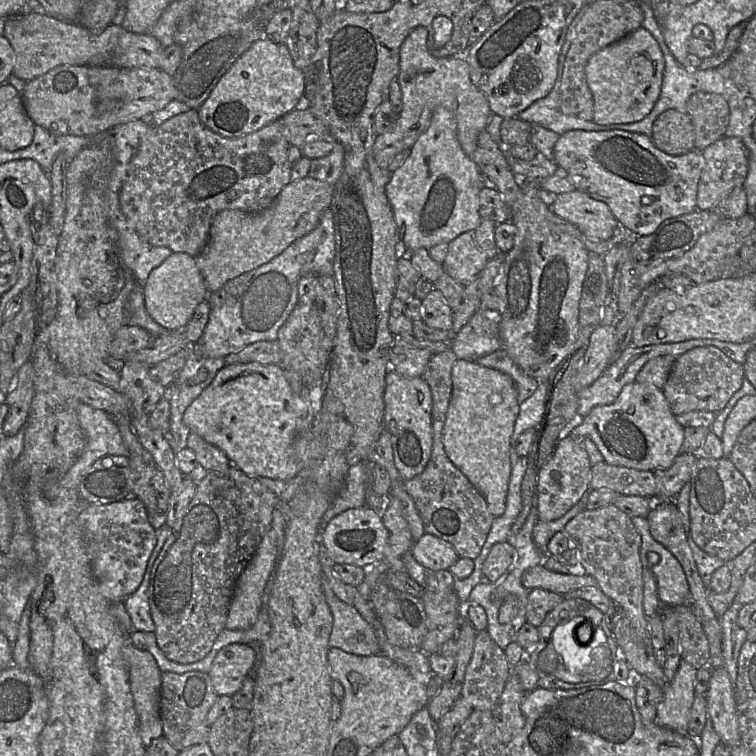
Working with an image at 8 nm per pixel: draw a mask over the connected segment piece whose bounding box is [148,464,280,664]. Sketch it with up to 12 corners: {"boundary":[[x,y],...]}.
{"boundary":[[199,473],[148,588],[156,643],[204,659],[279,496]]}

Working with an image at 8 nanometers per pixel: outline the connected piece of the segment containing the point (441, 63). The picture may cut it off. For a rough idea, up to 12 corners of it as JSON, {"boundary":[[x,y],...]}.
{"boundary":[[428,28],[400,47],[402,110],[376,136],[382,169],[410,150],[436,107],[472,158],[492,114],[464,56],[437,58]]}

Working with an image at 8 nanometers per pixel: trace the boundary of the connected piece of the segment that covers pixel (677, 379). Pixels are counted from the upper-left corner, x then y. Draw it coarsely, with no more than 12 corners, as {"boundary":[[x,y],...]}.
{"boundary":[[718,348],[675,359],[662,392],[674,416],[718,413],[743,365]]}

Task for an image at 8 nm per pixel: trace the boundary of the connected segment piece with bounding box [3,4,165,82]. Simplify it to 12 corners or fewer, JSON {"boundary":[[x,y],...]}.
{"boundary":[[40,4],[6,18],[12,73],[59,65],[160,69],[165,48],[121,26],[100,34]]}

